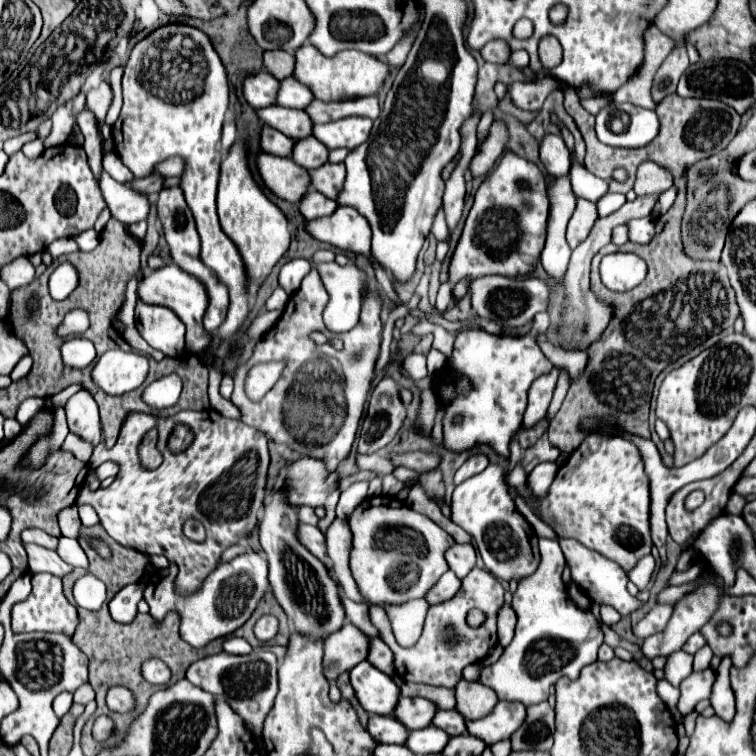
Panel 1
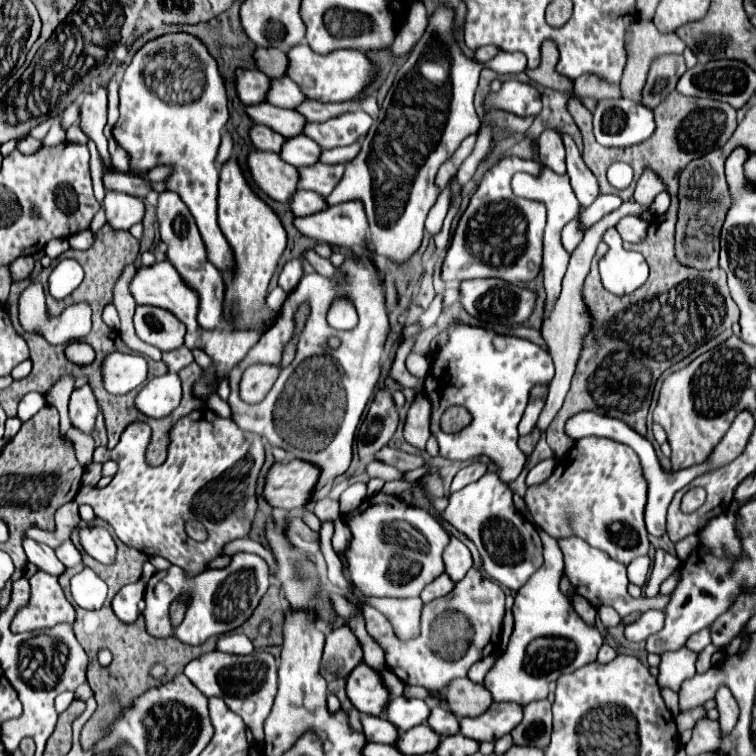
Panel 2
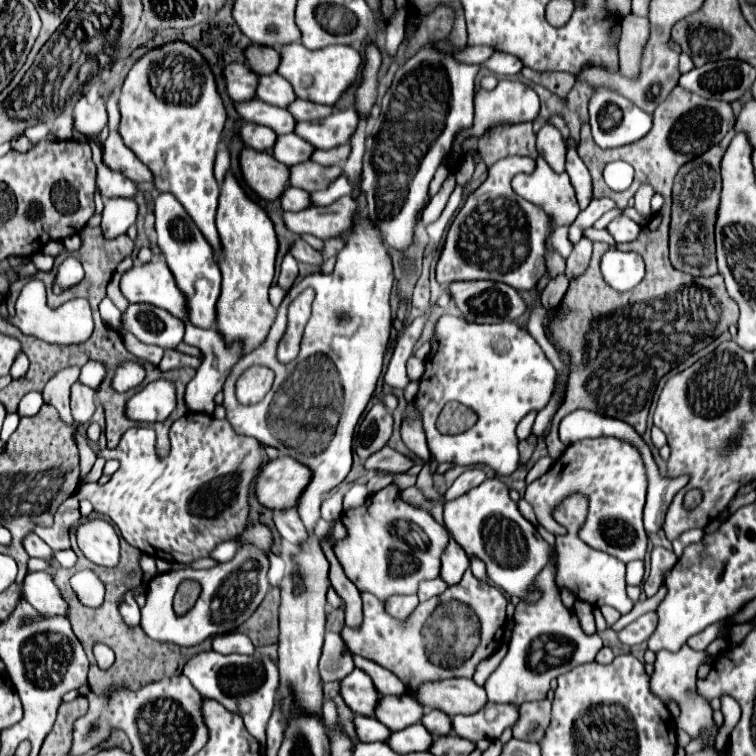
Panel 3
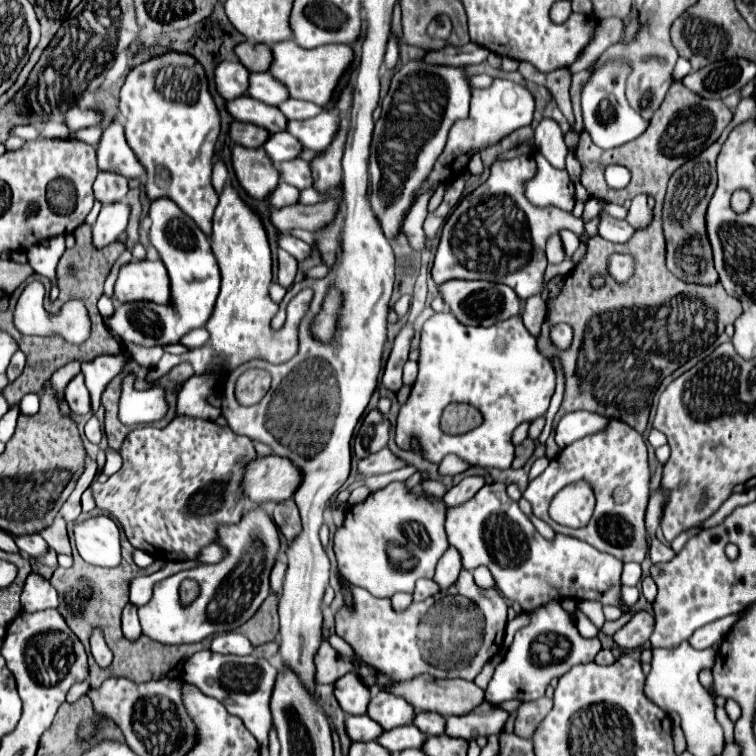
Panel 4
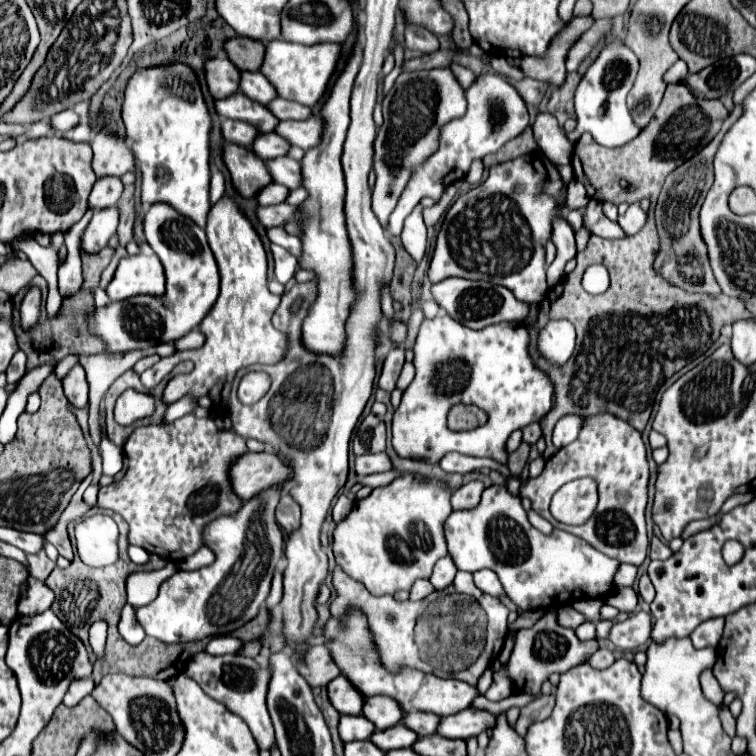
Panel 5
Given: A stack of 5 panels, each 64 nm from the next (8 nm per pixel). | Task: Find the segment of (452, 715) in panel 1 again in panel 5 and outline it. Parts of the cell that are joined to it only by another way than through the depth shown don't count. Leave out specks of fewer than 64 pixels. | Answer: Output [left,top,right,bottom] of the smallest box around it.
[404,712,440,736]

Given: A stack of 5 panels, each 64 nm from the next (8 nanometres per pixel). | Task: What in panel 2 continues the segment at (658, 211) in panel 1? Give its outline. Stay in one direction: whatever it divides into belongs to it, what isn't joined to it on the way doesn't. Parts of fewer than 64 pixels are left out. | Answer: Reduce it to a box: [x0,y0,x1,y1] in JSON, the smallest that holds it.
[650,191,671,216]

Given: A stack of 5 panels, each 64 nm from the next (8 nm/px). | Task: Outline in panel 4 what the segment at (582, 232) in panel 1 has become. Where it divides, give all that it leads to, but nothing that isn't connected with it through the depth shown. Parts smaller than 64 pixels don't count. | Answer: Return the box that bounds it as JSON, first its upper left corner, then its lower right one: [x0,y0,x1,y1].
[546,234,566,260]

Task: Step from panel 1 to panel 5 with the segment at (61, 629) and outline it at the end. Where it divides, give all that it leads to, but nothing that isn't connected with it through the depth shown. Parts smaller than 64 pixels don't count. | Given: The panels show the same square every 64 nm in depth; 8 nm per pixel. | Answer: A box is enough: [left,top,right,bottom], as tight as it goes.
[18,576,54,616]

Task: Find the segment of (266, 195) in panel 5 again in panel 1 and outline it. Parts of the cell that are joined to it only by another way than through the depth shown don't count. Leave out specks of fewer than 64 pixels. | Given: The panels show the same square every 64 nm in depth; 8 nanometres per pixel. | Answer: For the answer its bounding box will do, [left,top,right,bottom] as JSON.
[300,190,338,220]

